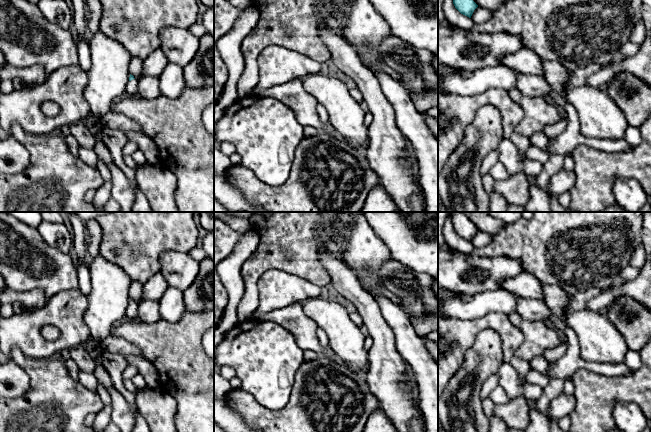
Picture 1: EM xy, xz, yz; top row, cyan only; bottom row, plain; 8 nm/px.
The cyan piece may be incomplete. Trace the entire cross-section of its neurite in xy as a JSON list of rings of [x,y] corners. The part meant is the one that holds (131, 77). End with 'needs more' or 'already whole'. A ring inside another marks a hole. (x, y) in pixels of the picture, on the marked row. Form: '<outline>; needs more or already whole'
[[[130,74],[129,82],[127,84],[126,95],[128,96],[138,95],[137,85],[138,85],[138,81],[134,78],[133,75]]]; needs more

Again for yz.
[[[453,0],[455,8],[463,15],[471,18],[478,5],[473,0]]]; already whole

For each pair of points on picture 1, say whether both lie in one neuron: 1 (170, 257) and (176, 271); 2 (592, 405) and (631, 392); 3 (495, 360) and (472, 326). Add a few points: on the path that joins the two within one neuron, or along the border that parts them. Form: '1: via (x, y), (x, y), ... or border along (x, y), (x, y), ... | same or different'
1: via (170, 260), (176, 268) | same
2: via (602, 395), (605, 392), (621, 392) | same
3: border along (499, 333), (491, 328), (483, 328), (465, 354) | different

